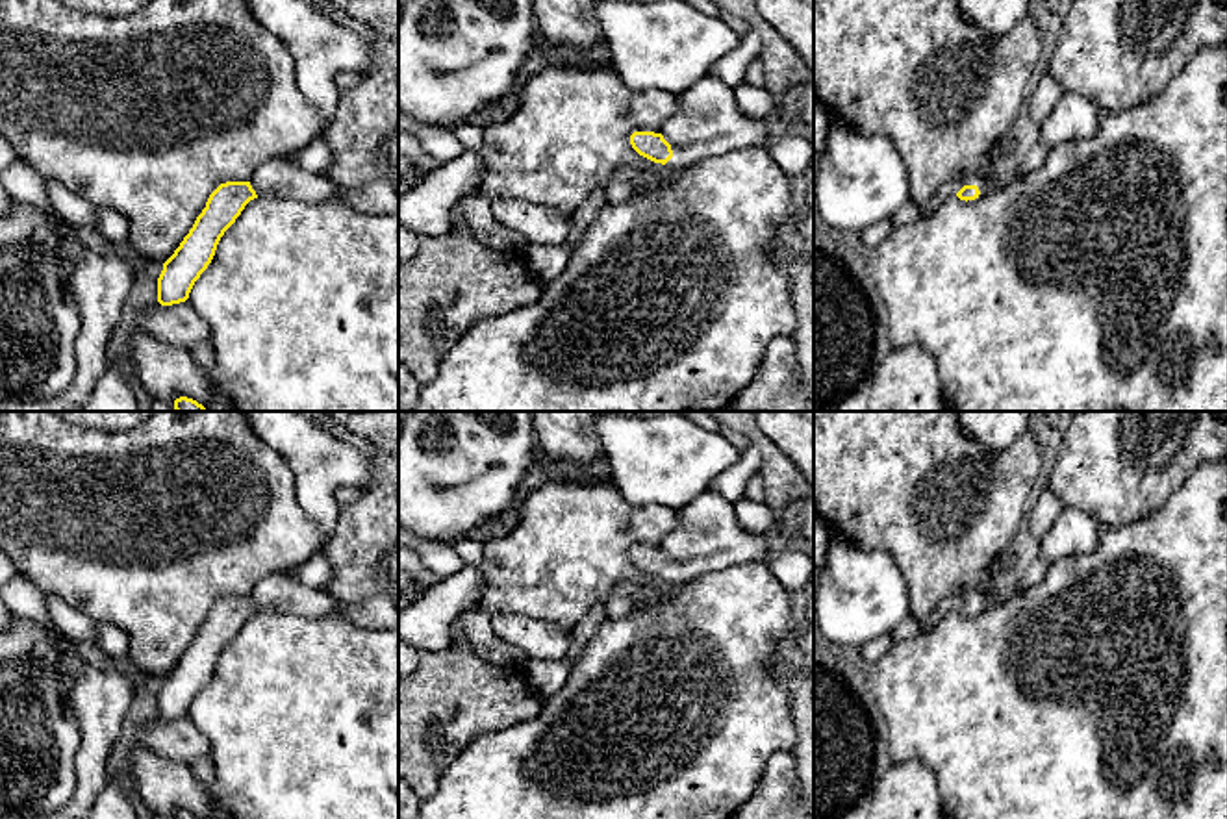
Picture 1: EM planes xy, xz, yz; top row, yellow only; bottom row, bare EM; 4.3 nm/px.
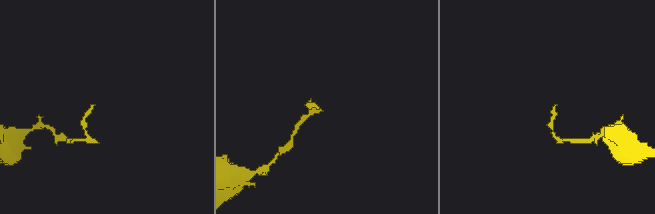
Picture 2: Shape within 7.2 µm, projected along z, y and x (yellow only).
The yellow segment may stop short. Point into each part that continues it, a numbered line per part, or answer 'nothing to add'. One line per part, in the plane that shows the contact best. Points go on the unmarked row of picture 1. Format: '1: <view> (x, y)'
1: xz (708, 538)

